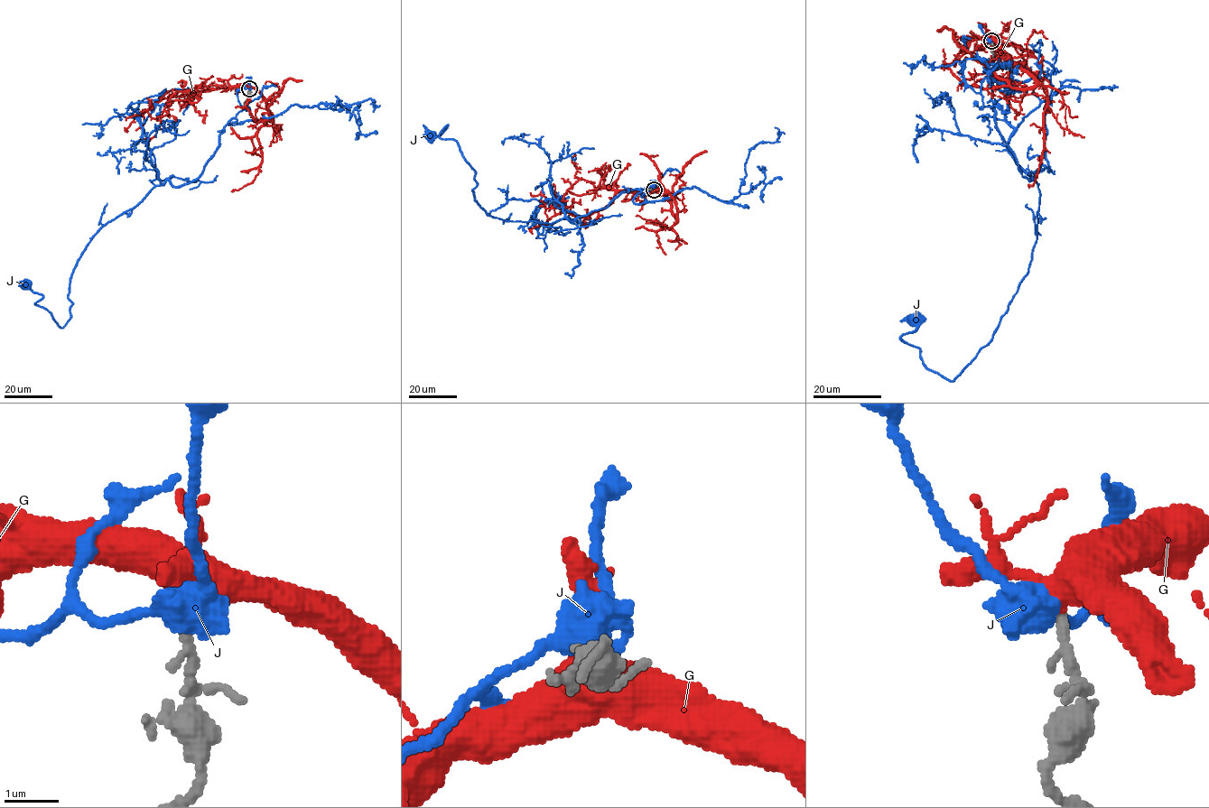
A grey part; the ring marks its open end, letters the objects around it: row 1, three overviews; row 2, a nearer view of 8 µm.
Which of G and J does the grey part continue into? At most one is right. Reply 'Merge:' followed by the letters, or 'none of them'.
Merge: G

